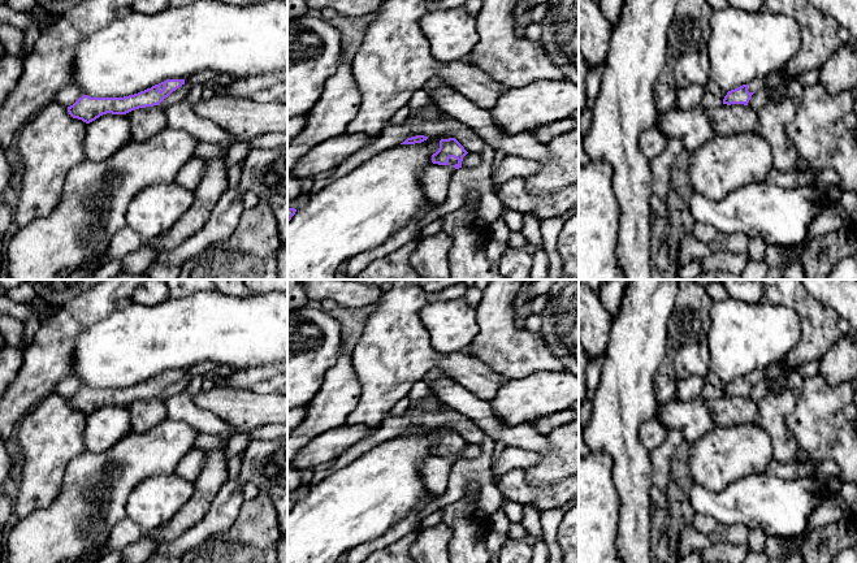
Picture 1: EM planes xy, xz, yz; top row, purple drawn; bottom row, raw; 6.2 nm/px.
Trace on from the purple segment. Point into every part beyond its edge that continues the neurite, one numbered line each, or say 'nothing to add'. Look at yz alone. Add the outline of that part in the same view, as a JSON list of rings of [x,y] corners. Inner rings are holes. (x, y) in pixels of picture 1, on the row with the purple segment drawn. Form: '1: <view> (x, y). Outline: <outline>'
1: yz (780, 78). Outline: [[[776,72],[766,77],[761,77],[754,79],[748,85],[748,91],[754,92],[765,86],[776,83],[778,87],[785,85],[788,81],[791,81],[791,77],[785,72]]]

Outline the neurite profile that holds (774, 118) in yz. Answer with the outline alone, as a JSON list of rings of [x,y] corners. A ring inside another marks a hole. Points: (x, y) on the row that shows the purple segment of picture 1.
[[[784,100],[782,103],[766,104],[757,112],[759,133],[767,140],[772,152],[772,166],[780,172],[795,170],[800,155],[787,134],[788,125],[793,121],[797,101]]]

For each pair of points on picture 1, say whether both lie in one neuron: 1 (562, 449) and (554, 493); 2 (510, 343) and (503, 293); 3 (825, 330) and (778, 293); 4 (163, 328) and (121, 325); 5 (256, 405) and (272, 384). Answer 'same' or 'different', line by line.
1: different
2: same
3: same
4: same
5: different

